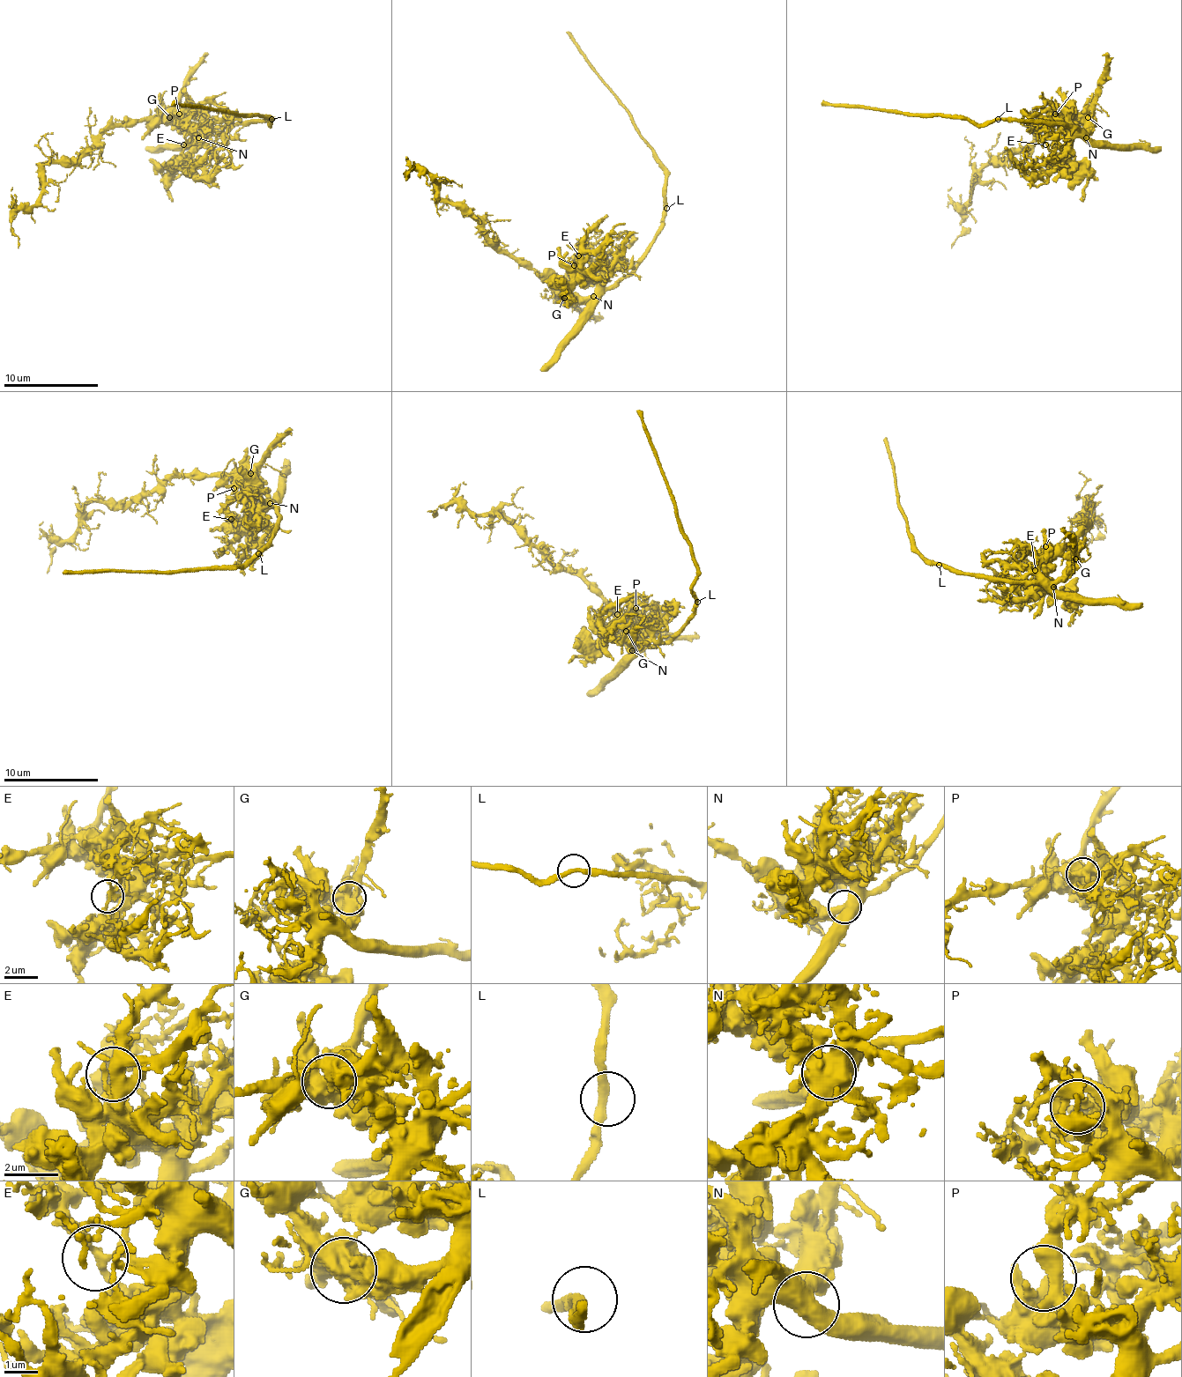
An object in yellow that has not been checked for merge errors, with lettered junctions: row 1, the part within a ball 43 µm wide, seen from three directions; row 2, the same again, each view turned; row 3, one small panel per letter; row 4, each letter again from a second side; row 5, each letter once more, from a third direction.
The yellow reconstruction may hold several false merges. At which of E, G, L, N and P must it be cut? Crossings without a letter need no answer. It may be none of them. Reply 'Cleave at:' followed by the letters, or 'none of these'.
Cleave at: G

